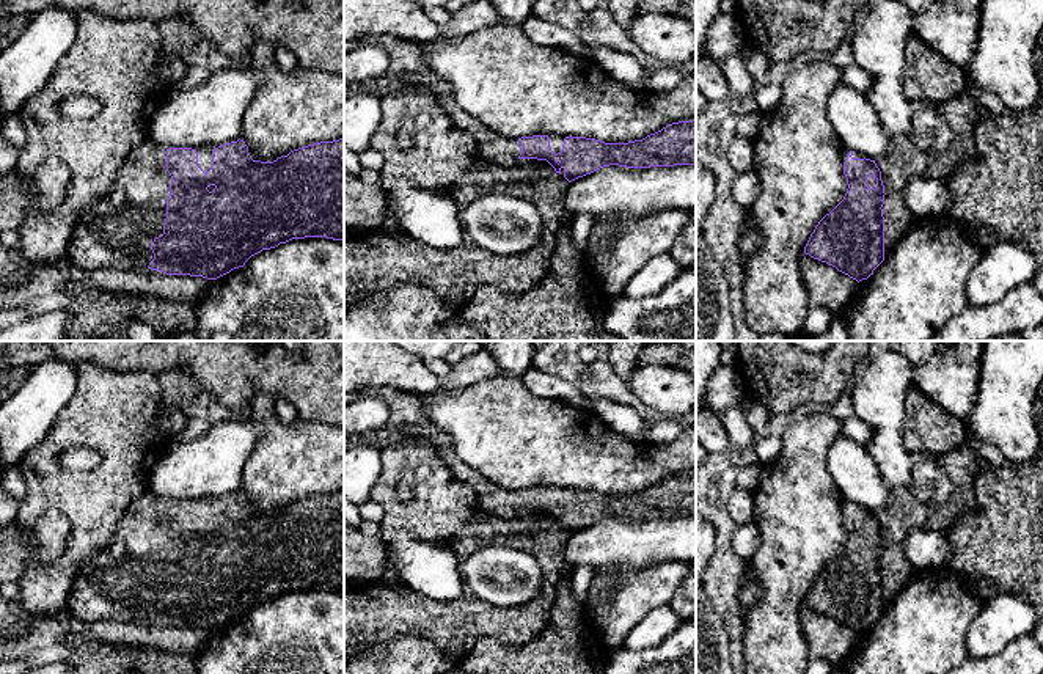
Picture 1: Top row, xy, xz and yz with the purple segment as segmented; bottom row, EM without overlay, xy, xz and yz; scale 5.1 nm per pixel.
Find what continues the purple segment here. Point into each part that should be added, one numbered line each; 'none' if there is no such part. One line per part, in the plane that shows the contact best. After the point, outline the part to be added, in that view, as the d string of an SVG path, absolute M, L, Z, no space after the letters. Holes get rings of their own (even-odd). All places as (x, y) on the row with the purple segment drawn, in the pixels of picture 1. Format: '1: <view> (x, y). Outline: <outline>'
1: xy (117, 231). Outline: M148 138L134 146L118 171L113 189L75 223L63 262L80 270L116 269L145 273L154 259L151 244L163 234L171 181L167 171L167 149Z

